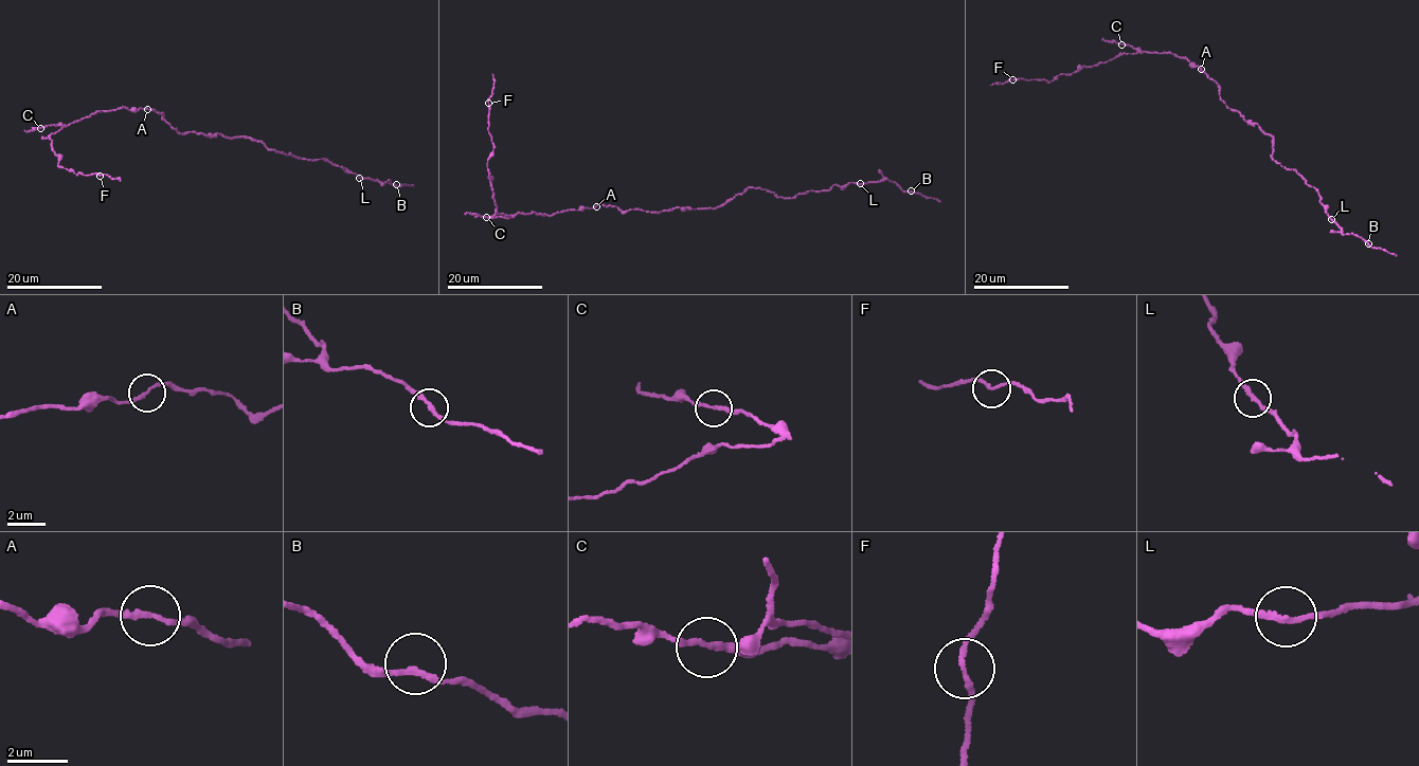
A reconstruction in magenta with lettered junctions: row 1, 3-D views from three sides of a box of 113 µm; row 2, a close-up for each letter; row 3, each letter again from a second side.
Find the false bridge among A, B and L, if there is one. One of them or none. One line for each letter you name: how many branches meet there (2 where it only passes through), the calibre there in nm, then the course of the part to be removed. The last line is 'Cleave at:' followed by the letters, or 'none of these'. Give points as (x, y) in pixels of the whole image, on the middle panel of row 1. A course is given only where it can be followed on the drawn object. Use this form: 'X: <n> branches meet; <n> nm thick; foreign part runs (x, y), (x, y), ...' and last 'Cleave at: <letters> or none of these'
Cleave at: none of these

